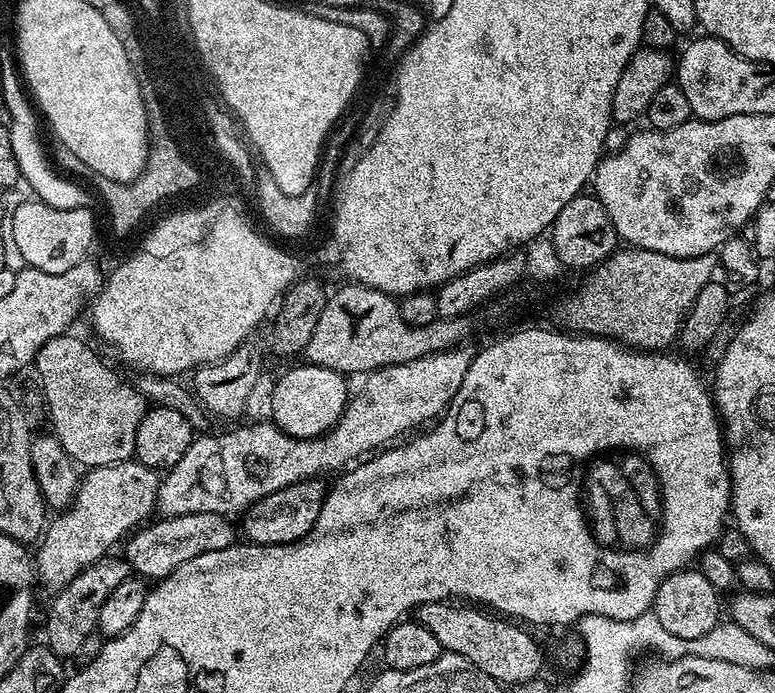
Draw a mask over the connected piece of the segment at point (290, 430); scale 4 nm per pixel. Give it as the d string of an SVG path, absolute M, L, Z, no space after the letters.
M300 362L272 388L271 423L299 440L312 440L330 432L348 407L350 391L345 373L335 372L317 364Z

